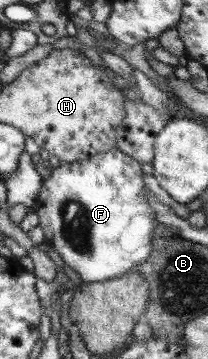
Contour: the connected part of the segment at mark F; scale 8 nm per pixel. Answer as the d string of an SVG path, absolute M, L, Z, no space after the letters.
M110 149L103 153L97 153L97 155L90 157L88 160L79 160L71 163L60 162L58 167L50 168L49 178L42 181L39 195L36 198L35 205L37 206L34 208L34 211L38 217L38 226L42 229L44 235L44 242L48 243L59 254L63 263L67 264L79 275L81 281L89 283L112 280L114 277L134 269L135 265L145 261L151 255L151 233L153 233L153 229L159 223L156 221L155 213L152 212L152 206L148 205L148 201L144 200L146 189L142 182L142 175L140 162L135 161L119 149Z

